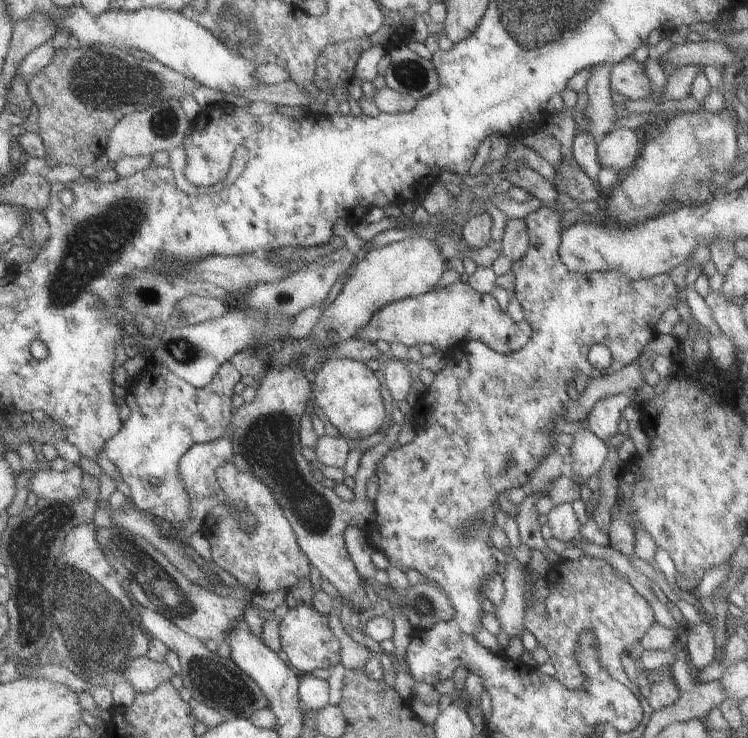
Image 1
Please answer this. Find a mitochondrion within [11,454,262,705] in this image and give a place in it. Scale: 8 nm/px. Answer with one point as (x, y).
(103, 636)

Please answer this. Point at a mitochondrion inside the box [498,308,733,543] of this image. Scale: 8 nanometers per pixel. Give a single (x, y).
(704, 433)

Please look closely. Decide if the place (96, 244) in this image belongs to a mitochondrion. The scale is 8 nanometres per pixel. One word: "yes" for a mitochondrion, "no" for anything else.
yes

